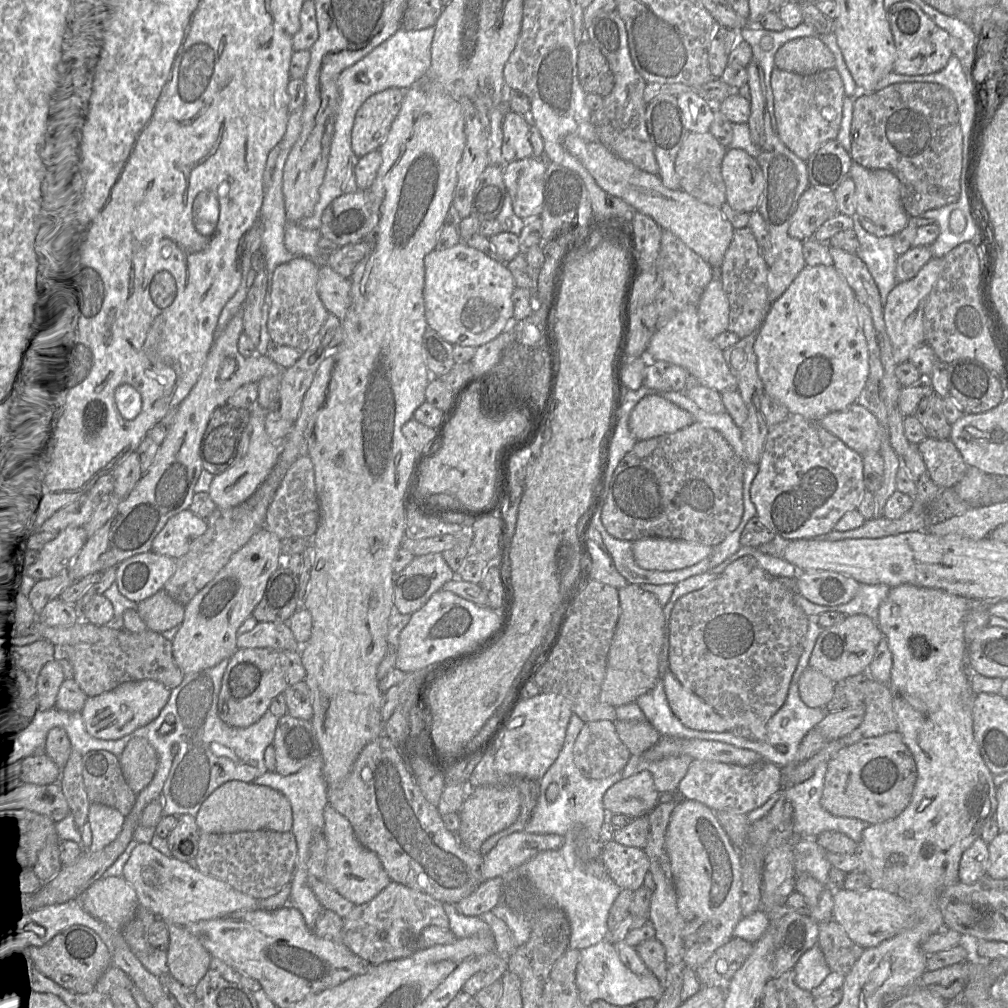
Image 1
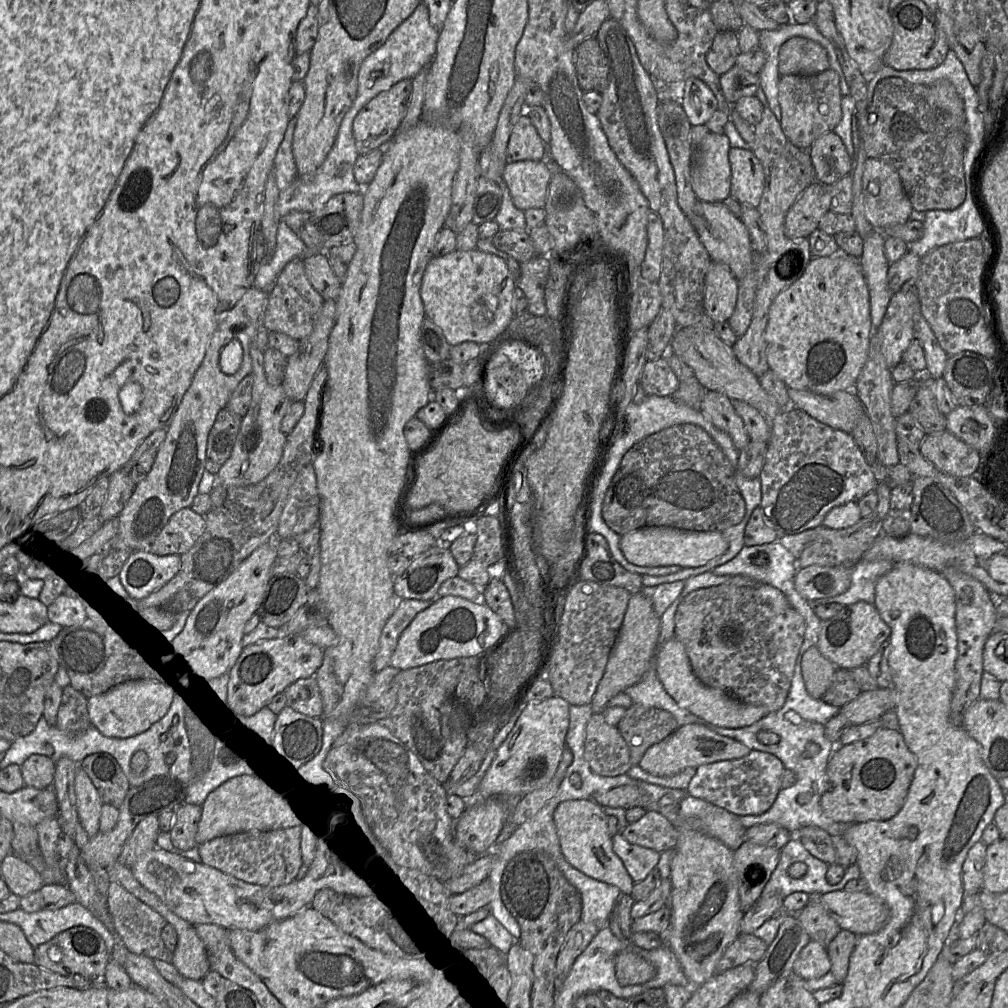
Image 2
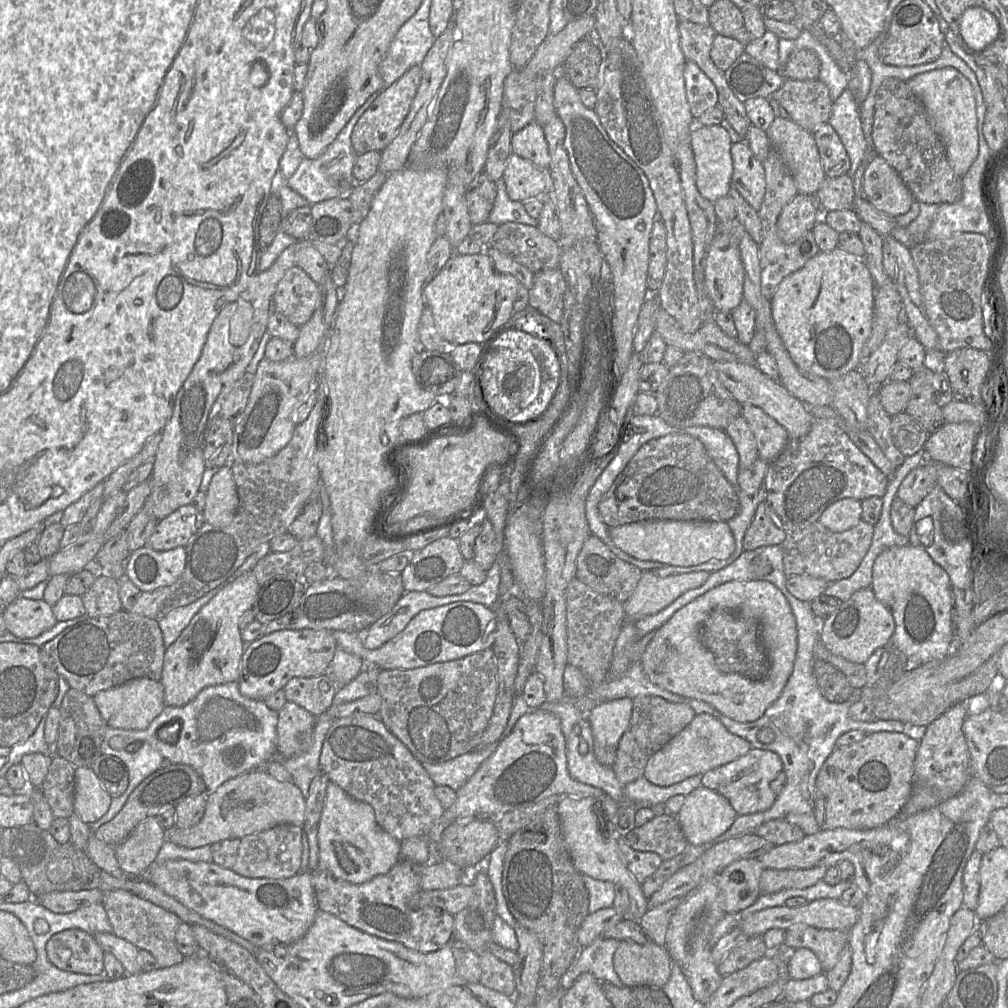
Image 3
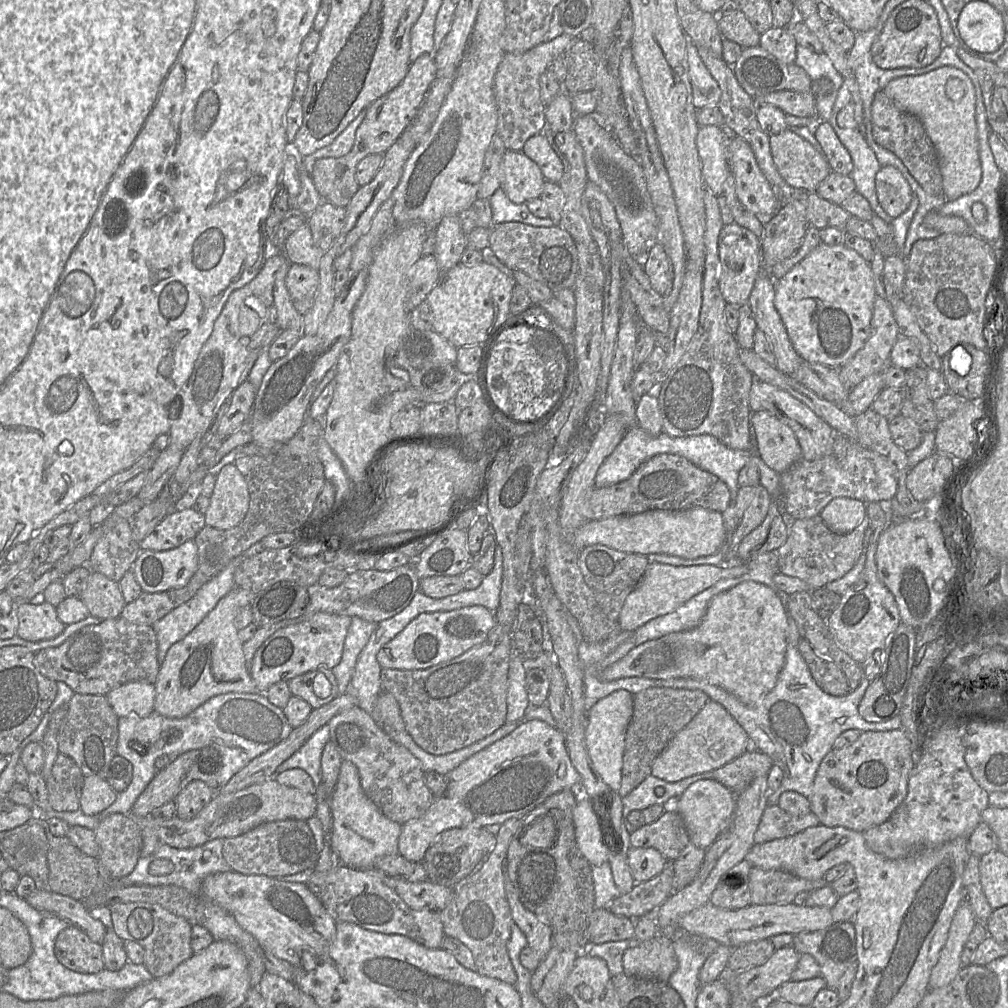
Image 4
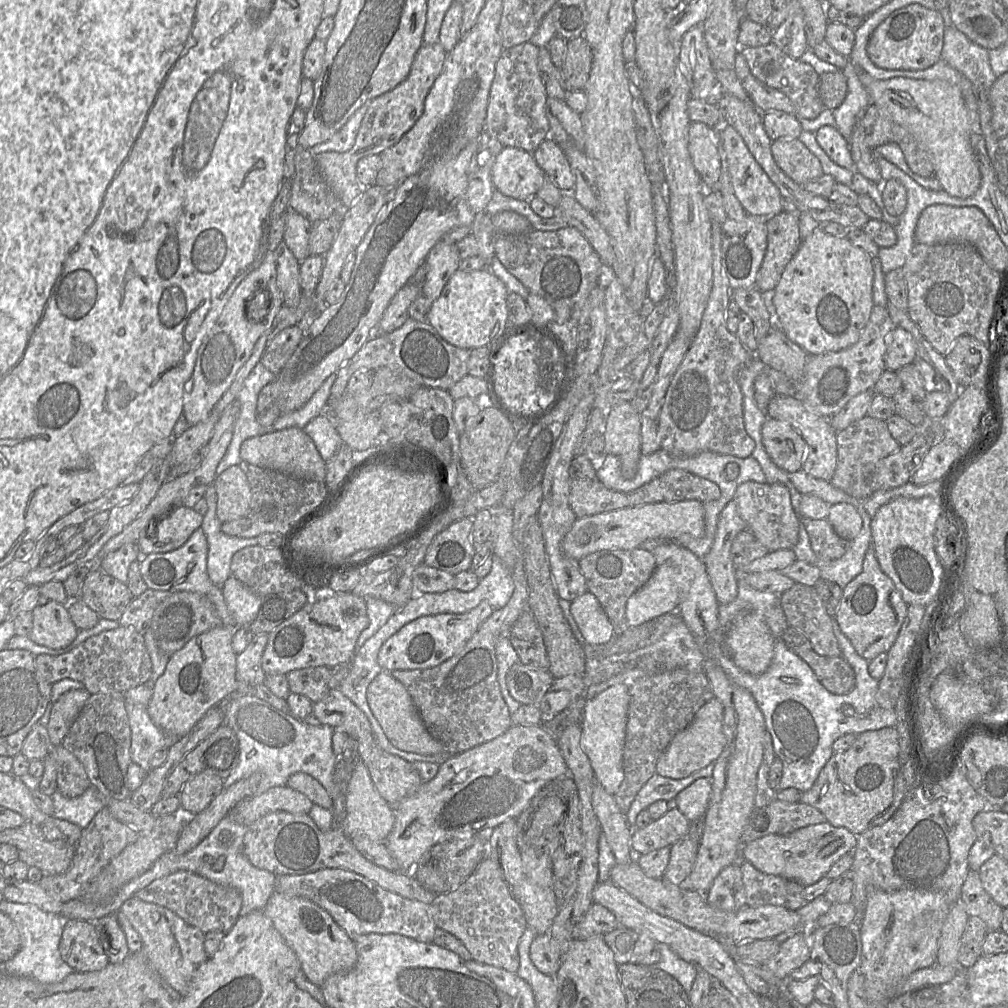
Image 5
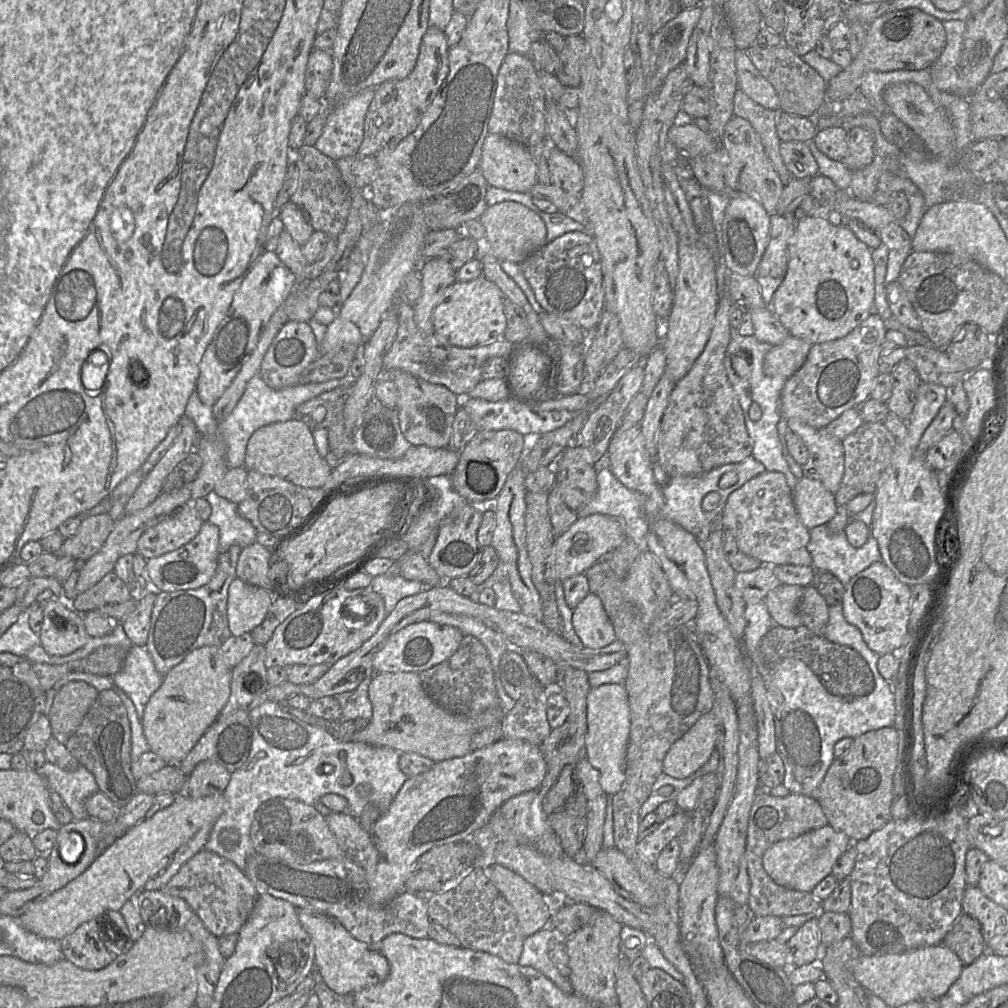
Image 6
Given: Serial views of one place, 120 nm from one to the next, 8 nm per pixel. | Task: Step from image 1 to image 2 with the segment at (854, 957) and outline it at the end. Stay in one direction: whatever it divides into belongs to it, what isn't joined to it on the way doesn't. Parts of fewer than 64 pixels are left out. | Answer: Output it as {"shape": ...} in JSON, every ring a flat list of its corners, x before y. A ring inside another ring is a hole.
{"shape":[[841,929,834,939,826,946,830,960,830,972,837,984,843,983,849,968,849,959,856,946,858,936]]}

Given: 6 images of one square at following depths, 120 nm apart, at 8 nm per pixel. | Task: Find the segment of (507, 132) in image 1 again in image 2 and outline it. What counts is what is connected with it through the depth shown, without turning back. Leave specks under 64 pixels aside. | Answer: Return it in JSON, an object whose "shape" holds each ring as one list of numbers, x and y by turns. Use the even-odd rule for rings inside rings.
{"shape":[[523,113,513,126,507,145,507,163,521,160,540,161,544,157,545,143]]}

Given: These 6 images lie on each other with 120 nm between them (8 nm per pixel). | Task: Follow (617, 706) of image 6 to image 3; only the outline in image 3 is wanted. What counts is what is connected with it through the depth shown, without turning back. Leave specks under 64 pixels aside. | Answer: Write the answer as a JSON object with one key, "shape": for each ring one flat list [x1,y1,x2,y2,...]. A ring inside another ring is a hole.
{"shape":[[619,698,596,703,587,713,594,741,617,747,626,731,633,709,631,698]]}

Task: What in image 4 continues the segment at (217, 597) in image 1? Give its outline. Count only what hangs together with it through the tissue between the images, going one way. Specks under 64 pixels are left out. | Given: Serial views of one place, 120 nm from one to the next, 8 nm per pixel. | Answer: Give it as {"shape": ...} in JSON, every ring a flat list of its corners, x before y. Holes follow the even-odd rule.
{"shape":[[234,587,205,618,168,650,154,683,154,711,169,718,183,718,210,698,229,692,260,693,249,673,249,665,234,619,241,608,251,606,255,595]]}

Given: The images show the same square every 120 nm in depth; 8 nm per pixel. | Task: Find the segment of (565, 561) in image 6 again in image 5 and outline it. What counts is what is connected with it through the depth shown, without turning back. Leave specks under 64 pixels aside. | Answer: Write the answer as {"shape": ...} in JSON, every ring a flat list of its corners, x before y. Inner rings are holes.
{"shape":[[684,500,649,503,580,517,564,537,562,548,568,557,580,561,583,557,602,550,635,549,647,540,676,542,683,535,699,538,705,532,704,514,703,503,698,500]]}

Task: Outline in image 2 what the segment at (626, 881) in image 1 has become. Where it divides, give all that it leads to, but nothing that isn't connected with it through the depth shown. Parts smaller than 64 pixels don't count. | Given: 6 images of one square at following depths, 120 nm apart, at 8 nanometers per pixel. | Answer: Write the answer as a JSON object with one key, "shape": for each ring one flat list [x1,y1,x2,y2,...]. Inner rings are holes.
{"shape":[[621,832,612,837,612,845,634,883,643,881,660,860,659,852,629,843]]}

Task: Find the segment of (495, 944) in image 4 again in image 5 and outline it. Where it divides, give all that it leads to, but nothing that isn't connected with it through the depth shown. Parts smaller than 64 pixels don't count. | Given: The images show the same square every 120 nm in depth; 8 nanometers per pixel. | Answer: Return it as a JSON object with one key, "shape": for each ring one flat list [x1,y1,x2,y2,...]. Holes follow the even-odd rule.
{"shape":[[487,856,474,872,455,890,438,894,433,902,436,926,457,937,471,953,473,960,516,973,519,968,518,942,527,928,524,913,505,881,500,865]]}

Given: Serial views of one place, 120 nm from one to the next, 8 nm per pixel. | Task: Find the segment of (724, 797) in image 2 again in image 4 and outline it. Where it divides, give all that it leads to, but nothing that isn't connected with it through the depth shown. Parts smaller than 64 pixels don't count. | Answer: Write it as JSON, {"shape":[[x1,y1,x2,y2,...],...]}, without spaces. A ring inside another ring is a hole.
{"shape":[[752,746,744,754,711,773,714,780,739,794,757,777,768,775,773,766,774,762,768,755]]}

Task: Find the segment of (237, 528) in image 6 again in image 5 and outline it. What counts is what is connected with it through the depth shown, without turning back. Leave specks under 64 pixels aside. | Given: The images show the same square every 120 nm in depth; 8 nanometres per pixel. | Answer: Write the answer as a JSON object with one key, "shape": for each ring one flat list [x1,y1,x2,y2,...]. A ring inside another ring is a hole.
{"shape":[[214,483,207,487,203,497,208,504,201,525,208,544,207,573,212,583,222,586,231,575,234,554,245,547,259,545,258,539,228,536,221,531,222,522,216,515,217,494]]}

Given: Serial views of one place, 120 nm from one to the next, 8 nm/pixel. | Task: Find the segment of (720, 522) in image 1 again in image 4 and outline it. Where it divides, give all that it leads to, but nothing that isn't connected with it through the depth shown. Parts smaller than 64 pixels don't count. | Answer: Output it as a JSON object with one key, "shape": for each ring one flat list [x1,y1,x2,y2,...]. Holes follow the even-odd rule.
{"shape":[[664,453,643,462,628,479,620,483,594,487,588,501,580,504,579,512,586,520,600,520,648,510,680,511,696,507,722,513,730,503,729,488,720,478,682,456]]}

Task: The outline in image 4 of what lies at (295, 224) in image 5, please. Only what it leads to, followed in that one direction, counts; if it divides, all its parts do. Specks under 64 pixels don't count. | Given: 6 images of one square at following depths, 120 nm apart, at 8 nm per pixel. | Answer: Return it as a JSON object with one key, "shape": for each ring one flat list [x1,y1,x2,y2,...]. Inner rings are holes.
{"shape":[[306,223,287,238,283,245,283,253,291,264,319,269,324,252,314,243,310,227]]}

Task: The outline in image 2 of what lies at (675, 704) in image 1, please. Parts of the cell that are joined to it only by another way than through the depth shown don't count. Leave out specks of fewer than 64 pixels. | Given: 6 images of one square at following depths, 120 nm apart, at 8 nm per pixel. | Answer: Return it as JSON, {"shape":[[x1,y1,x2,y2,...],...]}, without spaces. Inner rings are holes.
{"shape":[[675,637,658,647,655,665,659,680,677,704,713,725,741,728,755,723,769,713,764,706,744,703,722,689,702,683,693,672,685,646]]}

